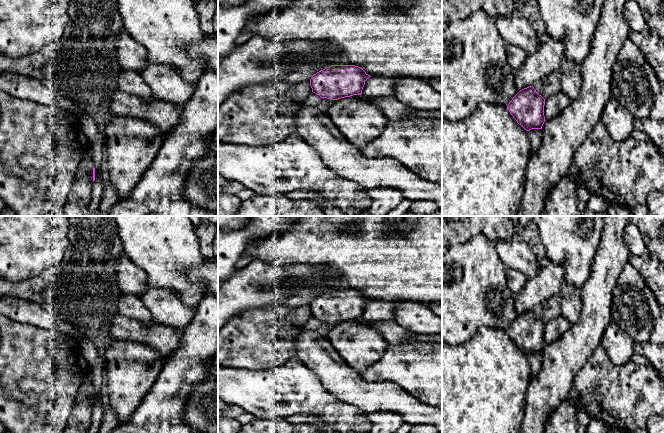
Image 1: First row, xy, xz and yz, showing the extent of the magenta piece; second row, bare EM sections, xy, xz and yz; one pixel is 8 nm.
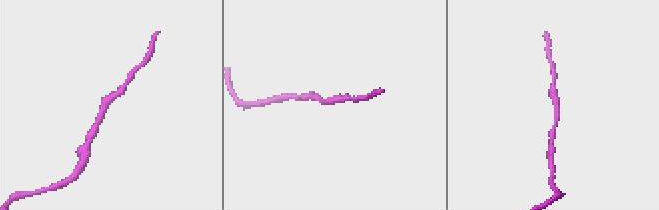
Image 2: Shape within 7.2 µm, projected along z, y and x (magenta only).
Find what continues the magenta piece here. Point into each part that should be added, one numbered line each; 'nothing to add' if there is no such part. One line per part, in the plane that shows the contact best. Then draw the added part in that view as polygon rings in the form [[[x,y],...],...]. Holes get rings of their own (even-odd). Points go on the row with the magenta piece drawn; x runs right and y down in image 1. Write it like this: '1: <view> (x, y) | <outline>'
nothing to add

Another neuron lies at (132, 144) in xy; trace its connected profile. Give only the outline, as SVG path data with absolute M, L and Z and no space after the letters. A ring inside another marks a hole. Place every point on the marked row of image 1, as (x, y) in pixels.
M116 115L102 131L108 154L108 183L114 187L120 200L131 192L156 158L164 141L164 133L150 121Z

